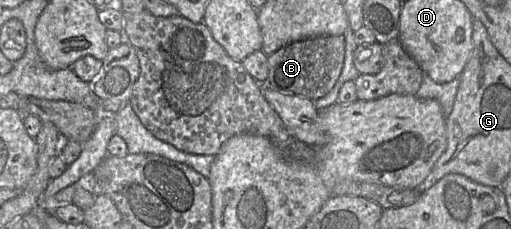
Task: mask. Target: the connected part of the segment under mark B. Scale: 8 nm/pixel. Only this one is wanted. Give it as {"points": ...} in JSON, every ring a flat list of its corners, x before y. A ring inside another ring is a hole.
{"points":[[343,34,317,36,289,43,268,55,267,84,274,90,316,100,326,95,338,80,345,55]]}

